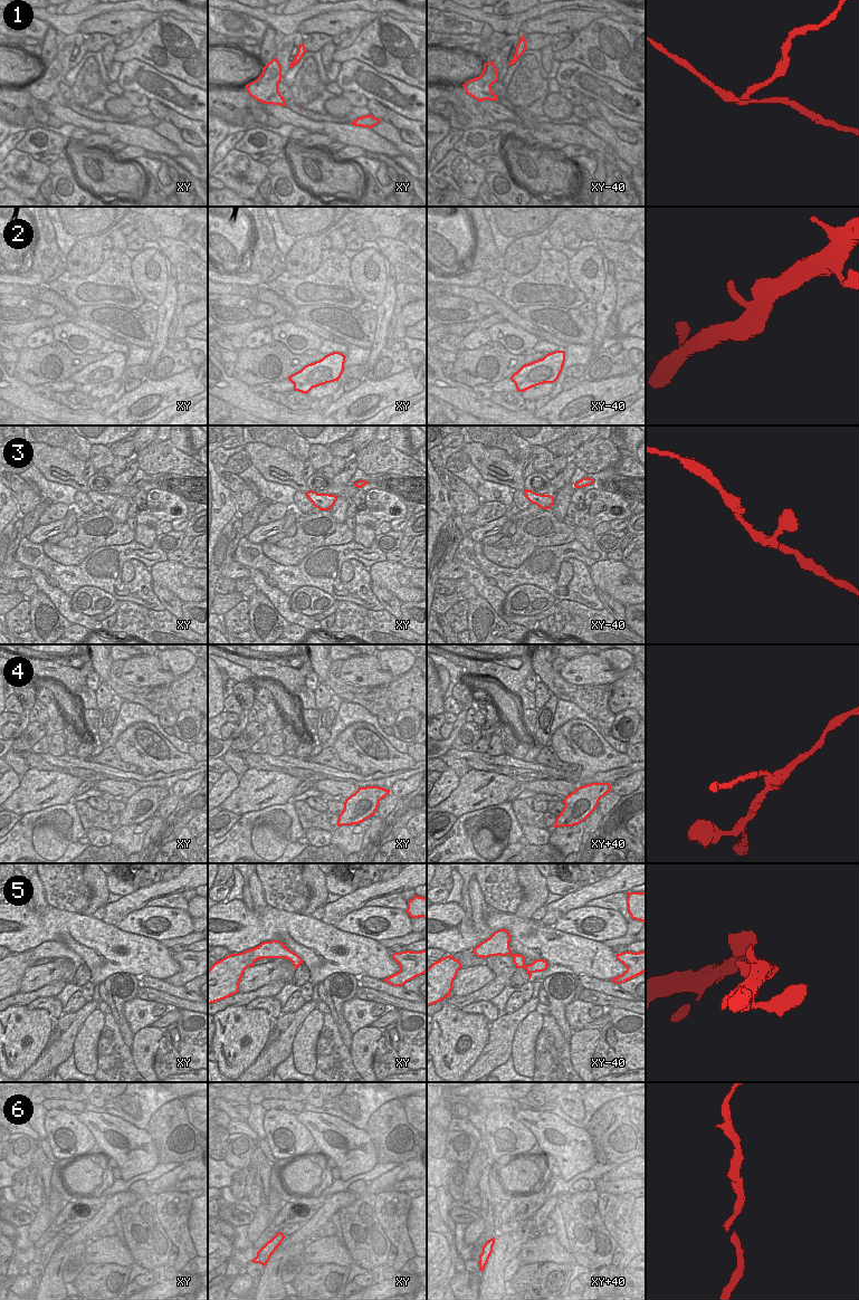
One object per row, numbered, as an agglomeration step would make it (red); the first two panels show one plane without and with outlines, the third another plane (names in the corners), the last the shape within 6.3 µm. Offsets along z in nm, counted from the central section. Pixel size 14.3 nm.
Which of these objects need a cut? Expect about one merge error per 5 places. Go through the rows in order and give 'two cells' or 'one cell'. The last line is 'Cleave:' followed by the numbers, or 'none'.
1: two cells
2: one cell
3: one cell
4: two cells
5: one cell
6: one cell
Cleave: 1, 4

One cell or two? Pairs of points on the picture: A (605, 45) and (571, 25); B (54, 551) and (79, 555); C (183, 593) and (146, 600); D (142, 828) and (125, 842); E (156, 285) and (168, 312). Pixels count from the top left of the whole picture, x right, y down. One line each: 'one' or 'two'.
A: two
B: one
C: two
D: one
E: two

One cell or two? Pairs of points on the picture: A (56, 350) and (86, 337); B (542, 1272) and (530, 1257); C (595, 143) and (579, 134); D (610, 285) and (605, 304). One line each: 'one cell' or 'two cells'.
A: two cells
B: two cells
C: one cell
D: one cell

